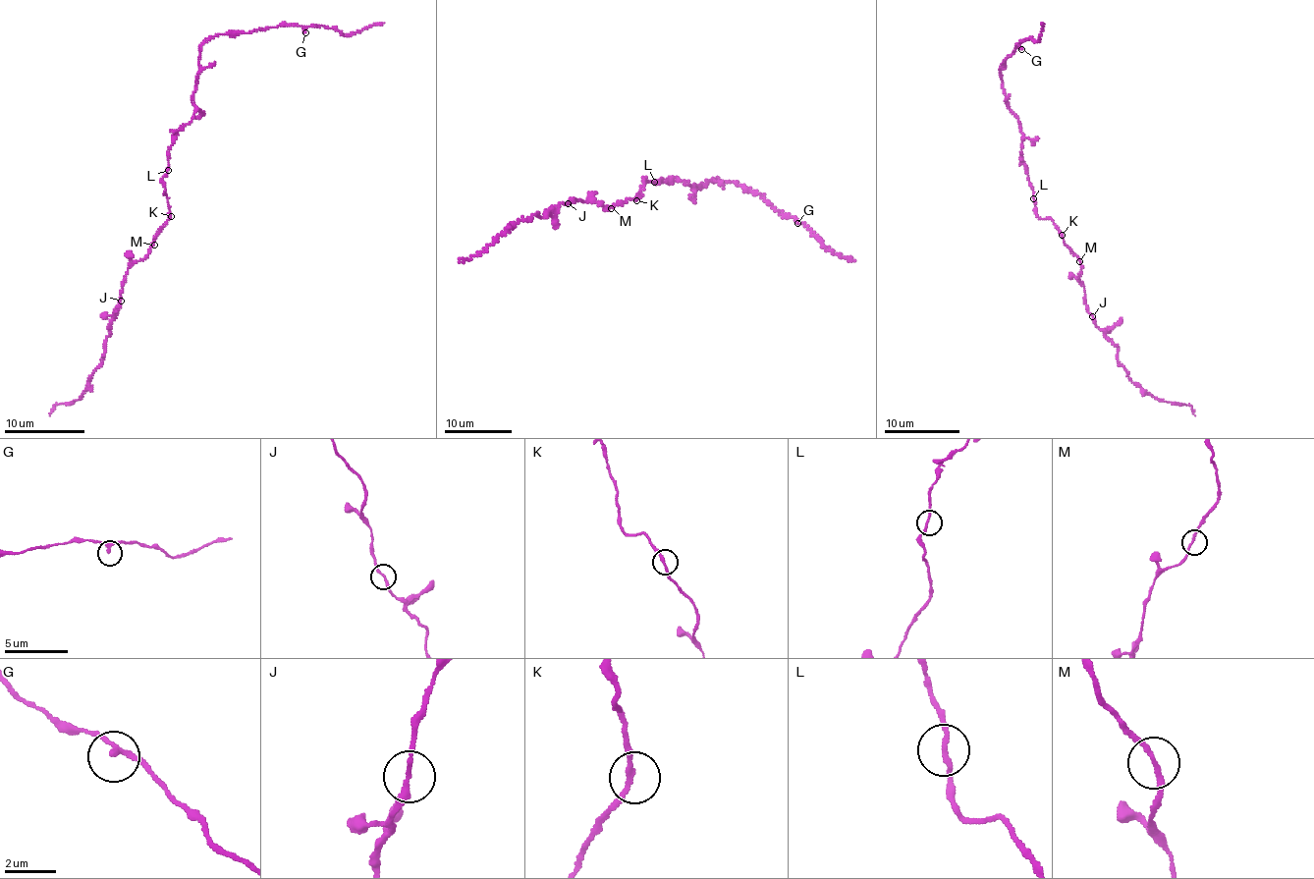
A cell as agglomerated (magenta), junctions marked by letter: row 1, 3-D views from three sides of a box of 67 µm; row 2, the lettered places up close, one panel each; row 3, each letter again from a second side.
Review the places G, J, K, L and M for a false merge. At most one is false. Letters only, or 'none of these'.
J

